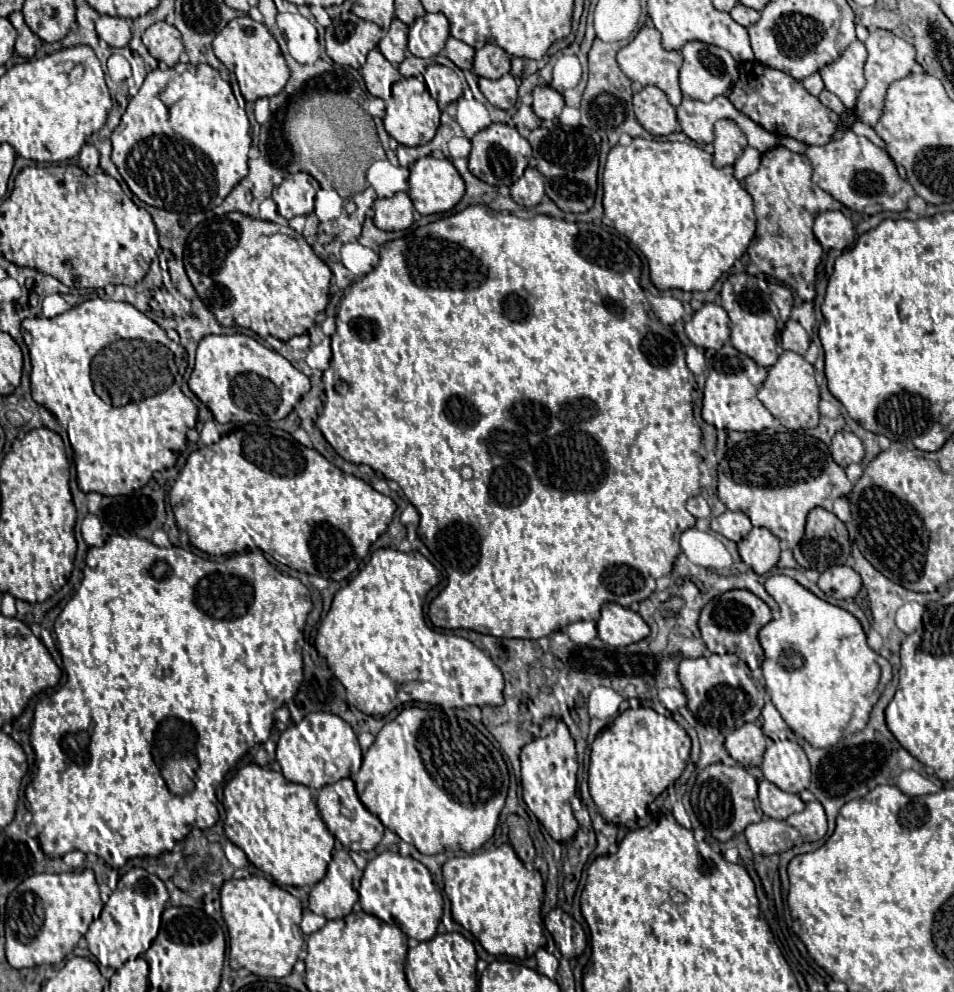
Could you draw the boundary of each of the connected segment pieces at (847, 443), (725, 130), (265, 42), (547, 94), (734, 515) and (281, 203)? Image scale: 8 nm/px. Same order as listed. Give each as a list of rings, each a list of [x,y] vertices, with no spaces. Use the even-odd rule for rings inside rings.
[[[840,430],[834,434],[832,444],[830,444],[830,452],[836,460],[836,464],[840,464],[842,468],[846,468],[852,462],[860,462],[864,458],[864,444],[860,442],[858,436],[854,436],[848,430]]]
[[[718,120],[714,126],[716,138],[714,138],[714,166],[730,166],[736,162],[736,158],[744,152],[748,146],[746,136],[732,120]]]
[[[238,16],[232,22],[228,22],[222,28],[222,32],[214,38],[212,48],[216,58],[222,60],[224,66],[236,74],[242,96],[248,102],[254,102],[264,96],[276,96],[290,78],[290,70],[286,66],[276,38],[268,32],[264,24],[252,20],[250,16]]]
[[[542,84],[542,86],[534,88],[532,108],[542,120],[554,120],[554,118],[560,116],[562,108],[564,108],[564,98],[552,86]]]
[[[726,510],[724,514],[720,514],[718,518],[712,520],[712,530],[726,536],[728,540],[734,540],[734,542],[738,542],[747,536],[750,528],[752,528],[750,518],[744,512]]]
[[[298,172],[288,176],[274,192],[272,198],[278,204],[278,212],[284,218],[304,216],[314,210],[314,196],[318,190],[318,182],[306,174]]]

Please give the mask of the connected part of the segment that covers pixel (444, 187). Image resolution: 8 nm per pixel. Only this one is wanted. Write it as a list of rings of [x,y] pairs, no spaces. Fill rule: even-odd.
[[[418,158],[410,166],[408,184],[408,196],[420,214],[448,212],[464,196],[464,180],[448,158]]]

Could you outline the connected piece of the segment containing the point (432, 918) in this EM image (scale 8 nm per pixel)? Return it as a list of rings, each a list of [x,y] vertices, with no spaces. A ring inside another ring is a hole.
[[[382,852],[372,858],[360,880],[360,904],[362,910],[398,926],[406,936],[426,942],[436,934],[442,918],[442,894],[432,882],[428,868],[412,856],[400,856],[398,852]]]

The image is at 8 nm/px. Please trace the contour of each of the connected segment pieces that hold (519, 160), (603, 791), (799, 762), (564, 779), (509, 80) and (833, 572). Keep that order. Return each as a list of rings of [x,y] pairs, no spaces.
[[[490,124],[488,128],[480,130],[472,138],[472,152],[468,156],[468,168],[476,178],[484,180],[486,184],[510,186],[524,174],[524,168],[528,166],[530,156],[532,156],[532,148],[528,140],[522,138],[514,126]]]
[[[628,708],[620,716],[612,720],[594,740],[592,754],[590,754],[590,768],[588,768],[588,786],[590,796],[602,814],[604,820],[614,824],[630,824],[634,820],[642,819],[649,813],[649,804],[654,802],[672,782],[680,778],[686,768],[690,756],[690,736],[686,740],[686,730],[670,716],[660,716],[652,708]]]
[[[774,740],[764,752],[764,778],[784,792],[798,794],[810,784],[810,764],[804,750],[790,740]]]
[[[554,716],[544,718],[540,726],[540,736],[532,738],[532,742],[528,742],[522,748],[520,762],[522,762],[522,776],[520,776],[522,798],[526,806],[534,812],[534,816],[542,822],[542,826],[554,840],[558,842],[572,840],[578,824],[570,808],[570,798],[576,792],[578,760],[568,726],[560,718]]]
[[[504,74],[498,80],[488,80],[488,78],[480,78],[478,82],[480,92],[486,96],[486,100],[502,110],[512,110],[516,106],[516,80],[512,78],[512,74]]]
[[[832,566],[820,574],[818,586],[826,596],[844,600],[844,598],[854,598],[862,582],[860,582],[860,574],[850,566]]]

